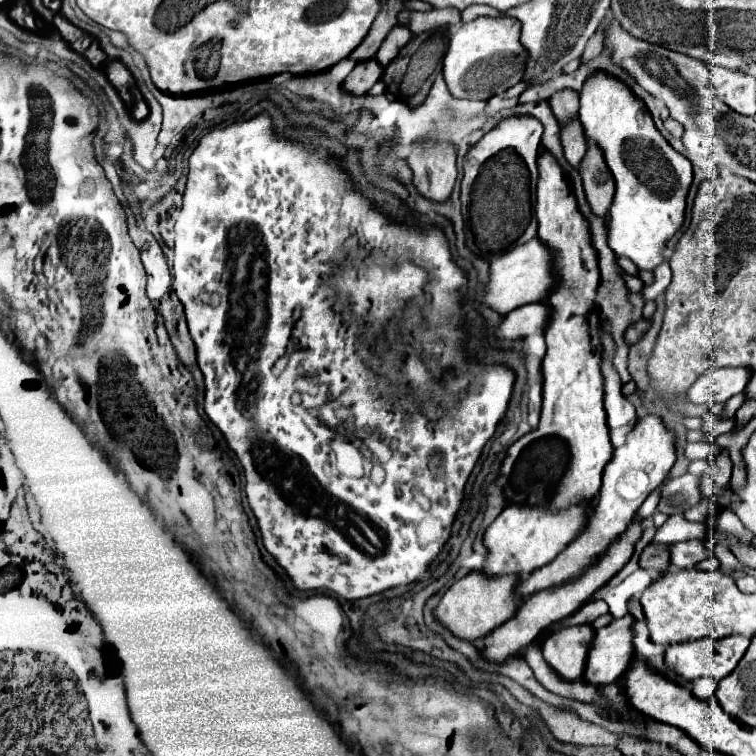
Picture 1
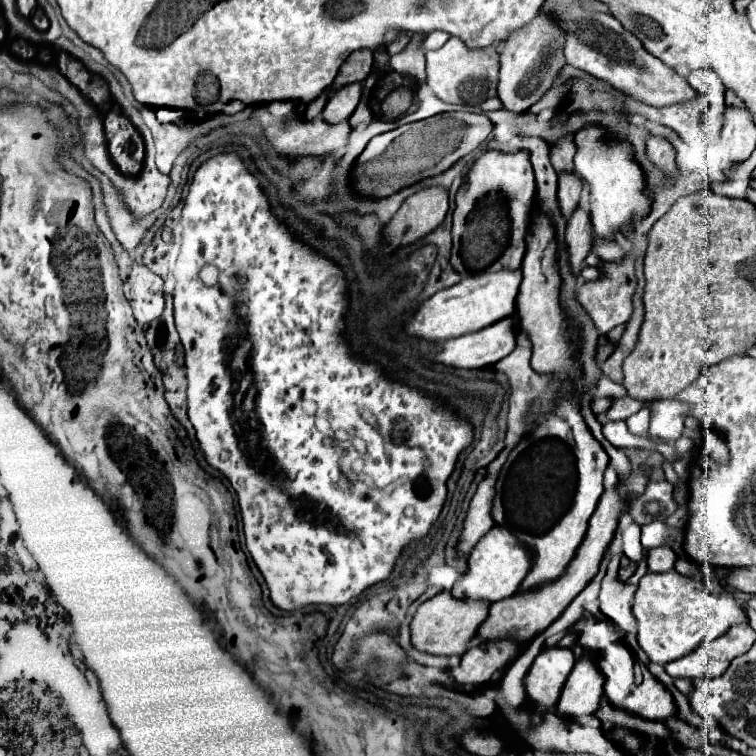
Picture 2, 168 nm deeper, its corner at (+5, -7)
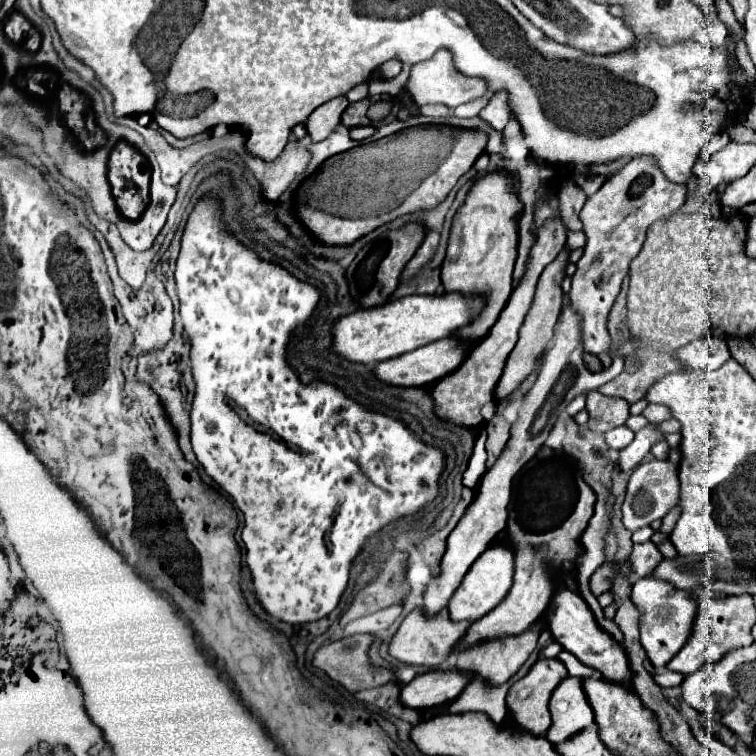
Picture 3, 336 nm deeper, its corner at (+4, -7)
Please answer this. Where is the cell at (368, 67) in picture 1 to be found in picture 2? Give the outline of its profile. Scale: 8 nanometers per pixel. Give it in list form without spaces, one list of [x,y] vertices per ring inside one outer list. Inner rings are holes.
[[[348,84],[342,86],[324,106],[322,120],[328,124],[338,124],[350,118],[350,114],[356,110],[360,102],[360,84]]]

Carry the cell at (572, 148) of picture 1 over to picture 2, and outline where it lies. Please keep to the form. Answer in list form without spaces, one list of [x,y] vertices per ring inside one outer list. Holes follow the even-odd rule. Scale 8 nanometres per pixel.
[[[560,176],[558,180],[558,208],[564,218],[570,218],[580,202],[582,180],[578,176]]]

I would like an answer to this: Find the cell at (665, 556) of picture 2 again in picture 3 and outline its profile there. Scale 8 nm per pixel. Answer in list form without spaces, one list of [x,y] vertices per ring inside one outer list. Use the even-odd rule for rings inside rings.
[[[645,542],[645,544],[633,546],[629,560],[633,564],[633,576],[643,578],[655,570],[655,564],[659,564],[659,560],[663,560],[663,554],[659,552],[659,548],[653,542]]]

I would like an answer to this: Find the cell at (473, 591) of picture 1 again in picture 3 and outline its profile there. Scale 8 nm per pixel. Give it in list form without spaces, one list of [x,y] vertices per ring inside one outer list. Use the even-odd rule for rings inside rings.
[[[417,608],[401,622],[395,638],[389,644],[389,654],[407,664],[421,664],[421,666],[437,668],[451,652],[455,652],[459,640],[463,640],[469,626],[471,626],[469,622],[453,622],[449,618],[447,608],[443,608],[443,612],[435,616],[435,620],[427,620],[427,616],[423,616],[423,612],[419,612]]]

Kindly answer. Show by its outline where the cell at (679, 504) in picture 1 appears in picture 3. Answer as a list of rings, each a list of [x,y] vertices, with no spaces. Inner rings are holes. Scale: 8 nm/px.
[[[651,460],[641,464],[629,478],[627,496],[623,502],[623,524],[627,530],[635,532],[643,526],[649,526],[653,520],[663,518],[679,502],[679,478],[677,466],[669,460]]]

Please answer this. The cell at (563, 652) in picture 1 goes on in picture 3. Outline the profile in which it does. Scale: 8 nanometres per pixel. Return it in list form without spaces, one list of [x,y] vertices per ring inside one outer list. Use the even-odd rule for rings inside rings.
[[[539,658],[531,666],[531,670],[509,688],[507,708],[511,710],[517,728],[523,728],[523,730],[527,730],[527,732],[531,732],[535,736],[541,736],[541,734],[545,734],[549,730],[549,726],[551,726],[549,698],[551,698],[553,690],[557,688],[557,684],[563,678],[567,678],[567,668],[565,668],[565,664],[561,660],[557,660],[557,658]]]

